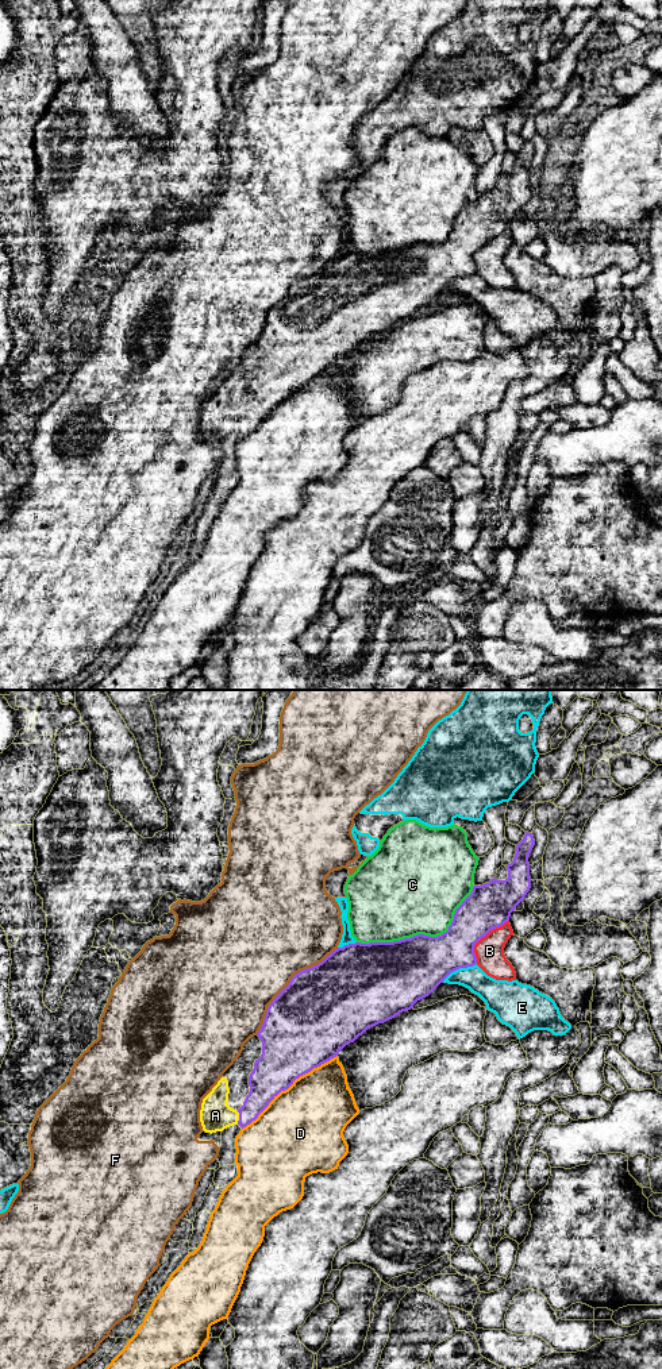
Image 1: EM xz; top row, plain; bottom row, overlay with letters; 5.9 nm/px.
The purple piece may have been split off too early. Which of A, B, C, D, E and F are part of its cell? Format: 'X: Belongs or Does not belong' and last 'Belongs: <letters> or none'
A: Belongs
B: Does not belong
C: Does not belong
D: Does not belong
E: Does not belong
F: Does not belong
Belongs: A

